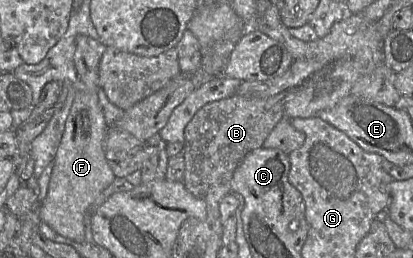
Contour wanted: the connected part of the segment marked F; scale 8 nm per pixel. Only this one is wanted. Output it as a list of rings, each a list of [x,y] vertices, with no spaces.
[[[78,35],[75,42],[74,65],[79,78],[79,90],[75,95],[53,161],[48,193],[38,206],[38,213],[42,222],[61,236],[83,242],[86,212],[116,177],[105,157],[104,142],[108,125],[98,99],[99,64],[106,46],[86,35]]]

